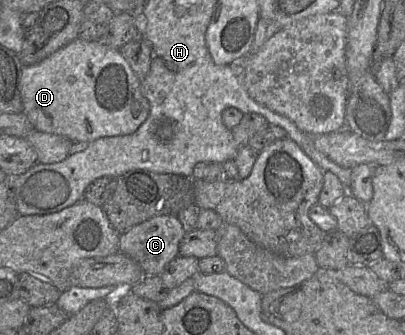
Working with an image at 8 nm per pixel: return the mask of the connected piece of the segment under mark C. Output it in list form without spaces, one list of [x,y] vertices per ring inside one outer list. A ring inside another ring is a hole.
[[[175,216],[153,217],[120,234],[119,253],[137,262],[145,276],[159,276],[169,262],[179,256],[179,244],[185,233]]]

